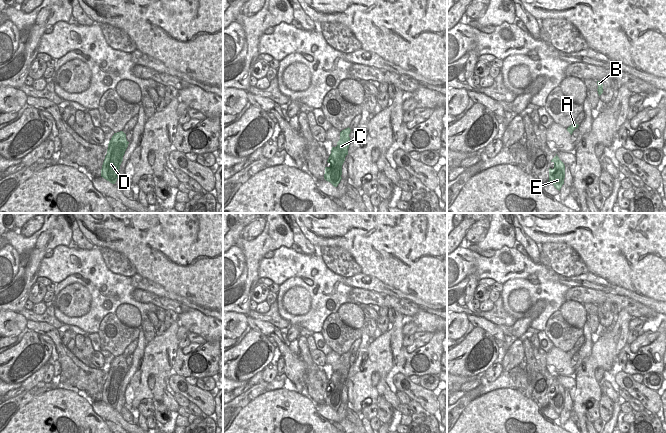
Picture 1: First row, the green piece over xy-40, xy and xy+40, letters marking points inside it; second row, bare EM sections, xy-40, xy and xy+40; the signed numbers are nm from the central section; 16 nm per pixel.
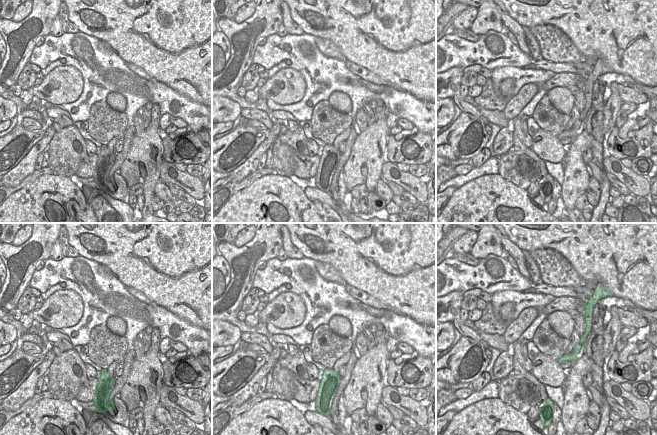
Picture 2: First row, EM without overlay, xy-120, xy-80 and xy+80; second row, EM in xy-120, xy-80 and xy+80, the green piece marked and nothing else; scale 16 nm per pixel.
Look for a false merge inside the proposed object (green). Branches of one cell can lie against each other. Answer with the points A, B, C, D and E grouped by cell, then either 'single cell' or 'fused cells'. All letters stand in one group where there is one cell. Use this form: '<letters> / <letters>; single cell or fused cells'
A B C D E; single cell

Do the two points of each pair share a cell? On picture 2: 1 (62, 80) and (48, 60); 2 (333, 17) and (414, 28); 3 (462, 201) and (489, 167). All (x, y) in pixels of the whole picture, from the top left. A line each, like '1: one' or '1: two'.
1: two
2: one
3: two

